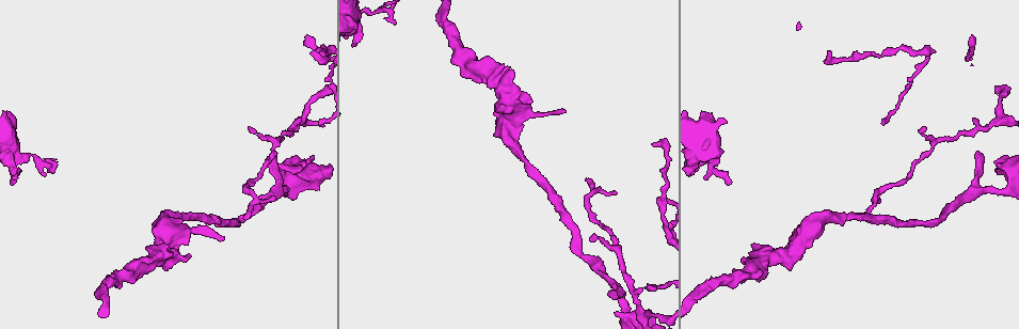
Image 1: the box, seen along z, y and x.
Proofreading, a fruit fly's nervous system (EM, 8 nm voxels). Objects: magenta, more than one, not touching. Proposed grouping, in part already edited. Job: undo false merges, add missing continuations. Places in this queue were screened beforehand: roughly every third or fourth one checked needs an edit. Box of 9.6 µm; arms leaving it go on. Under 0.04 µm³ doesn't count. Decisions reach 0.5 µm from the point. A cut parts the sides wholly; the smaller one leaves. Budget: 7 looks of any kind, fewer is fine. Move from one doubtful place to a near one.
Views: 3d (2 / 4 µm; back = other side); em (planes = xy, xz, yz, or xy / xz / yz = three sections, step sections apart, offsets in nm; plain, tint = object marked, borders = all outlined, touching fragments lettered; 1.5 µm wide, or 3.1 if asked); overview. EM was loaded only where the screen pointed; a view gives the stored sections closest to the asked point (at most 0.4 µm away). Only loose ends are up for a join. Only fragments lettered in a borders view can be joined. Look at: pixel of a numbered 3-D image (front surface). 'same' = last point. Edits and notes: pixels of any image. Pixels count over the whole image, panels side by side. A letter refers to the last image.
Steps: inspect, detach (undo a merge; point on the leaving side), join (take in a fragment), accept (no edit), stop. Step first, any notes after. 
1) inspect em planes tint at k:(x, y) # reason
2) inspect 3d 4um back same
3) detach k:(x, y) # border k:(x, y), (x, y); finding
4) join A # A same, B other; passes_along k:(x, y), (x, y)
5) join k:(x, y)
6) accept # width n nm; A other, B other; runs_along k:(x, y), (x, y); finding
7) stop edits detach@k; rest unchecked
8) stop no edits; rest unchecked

inspect em planes borders at 1:(53, 159) # tapers out

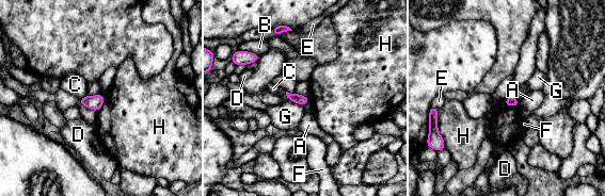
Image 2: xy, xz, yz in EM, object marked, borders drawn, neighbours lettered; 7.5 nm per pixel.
accept # A other, B other, C other, D other, E other, F other, G other, H other; border 2:(105, 96), (105, 101), (97, 112); none of them fits

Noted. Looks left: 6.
inspect 3d 4um back at 1:(564, 112) # thin end

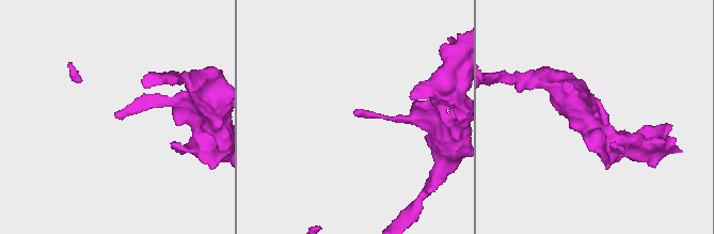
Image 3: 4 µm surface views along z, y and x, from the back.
inspect em xz step 8 borders at 3:(597, 116) # now the EM

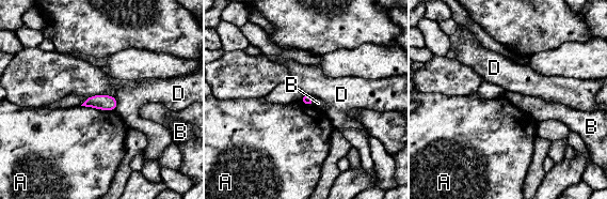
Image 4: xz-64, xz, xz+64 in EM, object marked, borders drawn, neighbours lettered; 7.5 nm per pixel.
accept # A other, B other, D other; border 4:(81, 105), (114, 110); no lettered fragment goes on from it

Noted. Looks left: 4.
inspect em planes plain at 1:(299, 117) # tapers out

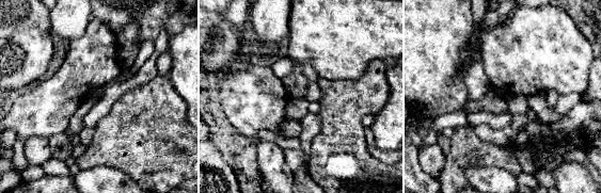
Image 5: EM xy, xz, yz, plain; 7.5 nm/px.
inspect em planes borders same # see the neighbours

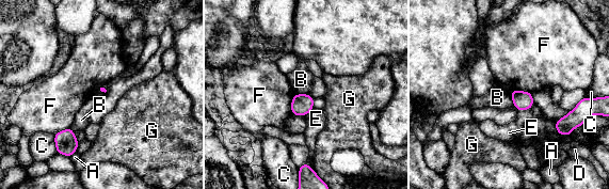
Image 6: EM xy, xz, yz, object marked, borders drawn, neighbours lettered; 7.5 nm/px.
accept # A other, B other, C other, D other, E other, F other, G other; border 6:(510, 92), (524, 90), (532, 93); no lettered fragment goes on from it

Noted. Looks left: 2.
stop no edits; rest unchecked

